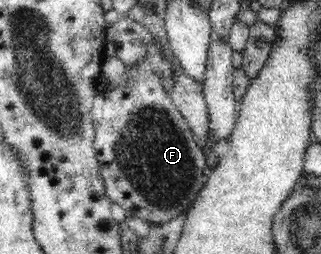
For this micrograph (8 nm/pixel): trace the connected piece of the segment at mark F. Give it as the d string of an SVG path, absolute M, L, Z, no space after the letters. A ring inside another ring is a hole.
M150 42L143 59L127 66L129 79L124 86L110 88L100 97L106 104L92 149L109 202L122 206L126 216L138 216L144 222L162 226L196 204L206 183L200 178L204 178L208 164L186 119L162 88L163 44Z

